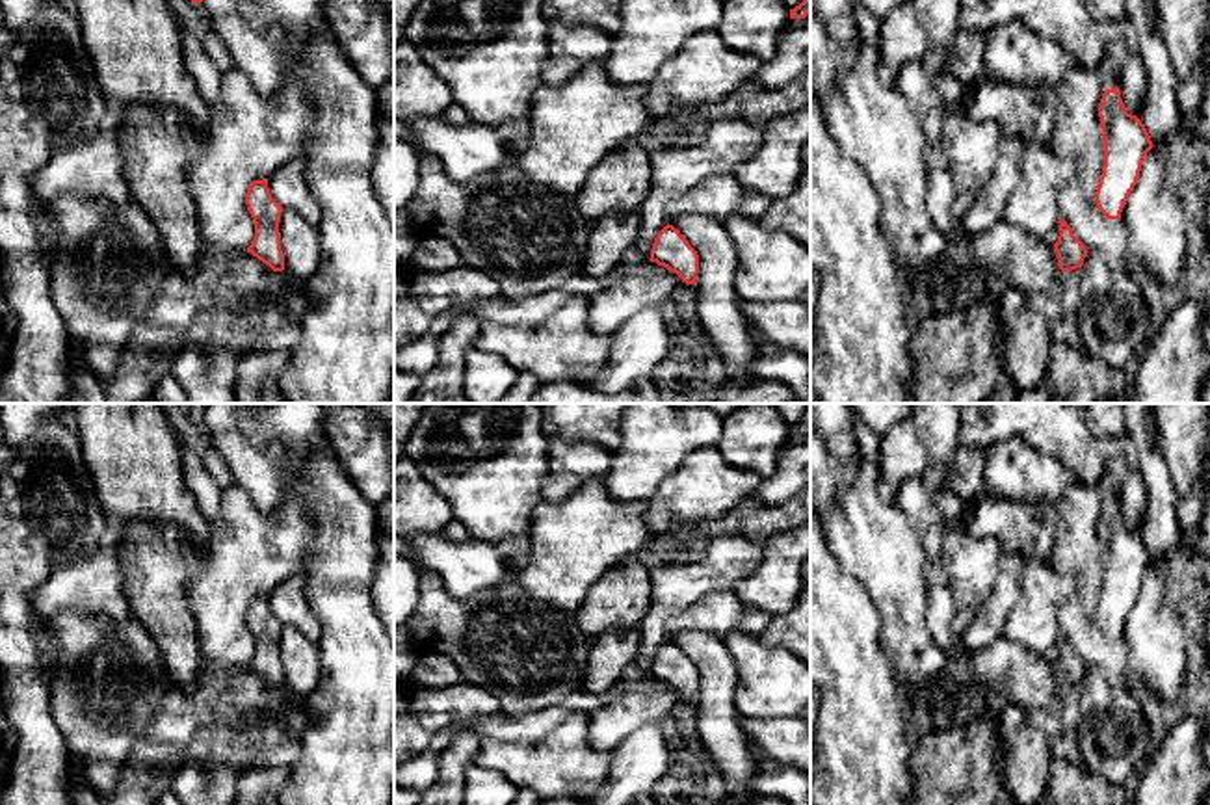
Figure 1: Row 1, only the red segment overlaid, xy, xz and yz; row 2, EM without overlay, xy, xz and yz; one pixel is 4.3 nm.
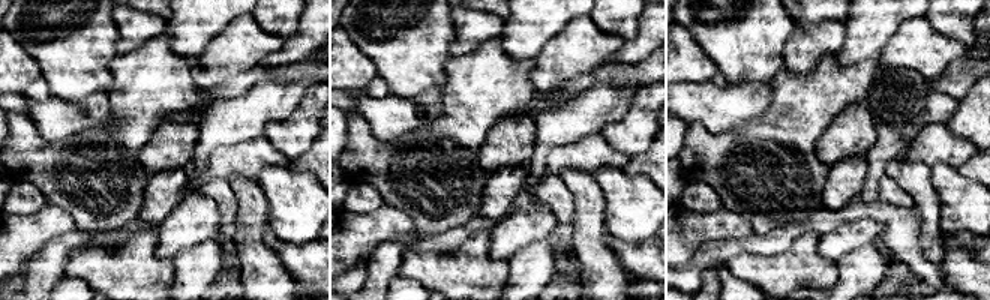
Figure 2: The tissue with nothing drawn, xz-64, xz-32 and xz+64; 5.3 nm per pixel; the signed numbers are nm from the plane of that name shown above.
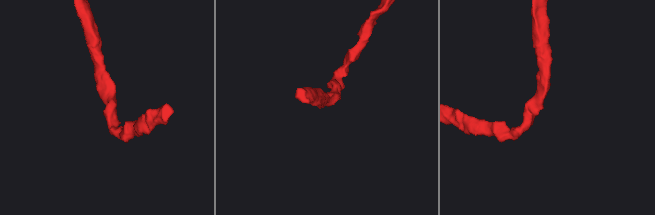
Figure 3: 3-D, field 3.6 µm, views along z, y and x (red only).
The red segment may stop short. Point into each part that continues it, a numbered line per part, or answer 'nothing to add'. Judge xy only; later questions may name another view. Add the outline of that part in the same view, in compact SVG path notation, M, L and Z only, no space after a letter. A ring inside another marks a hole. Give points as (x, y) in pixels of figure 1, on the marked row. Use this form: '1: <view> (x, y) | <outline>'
nothing to add

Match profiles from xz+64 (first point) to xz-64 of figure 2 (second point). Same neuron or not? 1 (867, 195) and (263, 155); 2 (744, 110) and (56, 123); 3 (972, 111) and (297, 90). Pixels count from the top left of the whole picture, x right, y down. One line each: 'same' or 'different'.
1: different
2: same
3: different

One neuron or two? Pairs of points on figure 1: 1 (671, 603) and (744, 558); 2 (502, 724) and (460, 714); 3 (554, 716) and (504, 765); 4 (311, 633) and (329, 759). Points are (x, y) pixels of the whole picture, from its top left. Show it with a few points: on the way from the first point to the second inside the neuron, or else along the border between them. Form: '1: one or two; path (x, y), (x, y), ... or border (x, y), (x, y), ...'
1: one; path (690, 584), (716, 571), (725, 562)
2: two; border (499, 714), (484, 725)
3: two; border (564, 718), (538, 740), (504, 742), (486, 735)
4: two; border (305, 601), (320, 629), (316, 644)

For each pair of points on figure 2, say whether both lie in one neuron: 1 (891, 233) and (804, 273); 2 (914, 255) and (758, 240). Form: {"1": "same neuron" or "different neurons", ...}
{"1": "different neurons", "2": "same neuron"}

